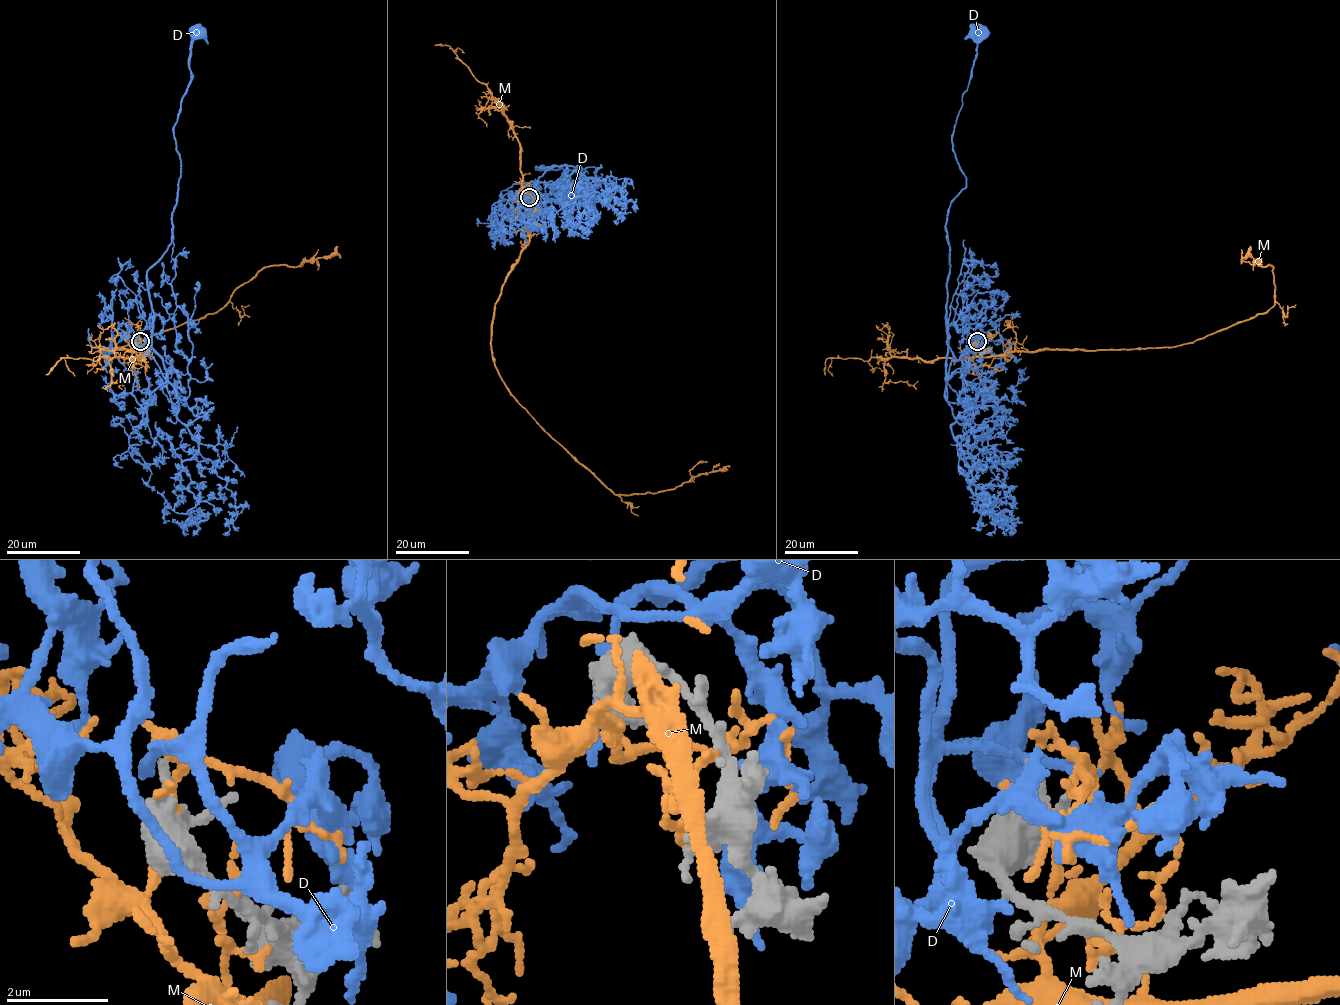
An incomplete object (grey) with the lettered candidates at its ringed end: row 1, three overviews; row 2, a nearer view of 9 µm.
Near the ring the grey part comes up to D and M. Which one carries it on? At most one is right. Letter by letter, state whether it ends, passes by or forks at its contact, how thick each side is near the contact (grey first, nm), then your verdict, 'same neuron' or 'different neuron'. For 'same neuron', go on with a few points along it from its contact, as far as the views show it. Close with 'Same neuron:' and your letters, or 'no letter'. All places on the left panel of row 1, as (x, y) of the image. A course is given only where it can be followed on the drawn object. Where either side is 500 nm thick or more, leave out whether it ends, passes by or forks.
D: it ends | 190/240 nm | different neuron
M: it forks | 190/110 nm | different neuron
Same neuron: no letter

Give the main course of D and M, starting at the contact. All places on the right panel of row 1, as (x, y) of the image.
D: (974, 339), (967, 339), (962, 357), (960, 401), (948, 401), (946, 214), (966, 186), (952, 137), (977, 33)
M: (977, 340), (975, 353), (988, 356), (1193, 343), (1274, 304), (1272, 266), (1262, 266), (1246, 253), (1247, 258)

